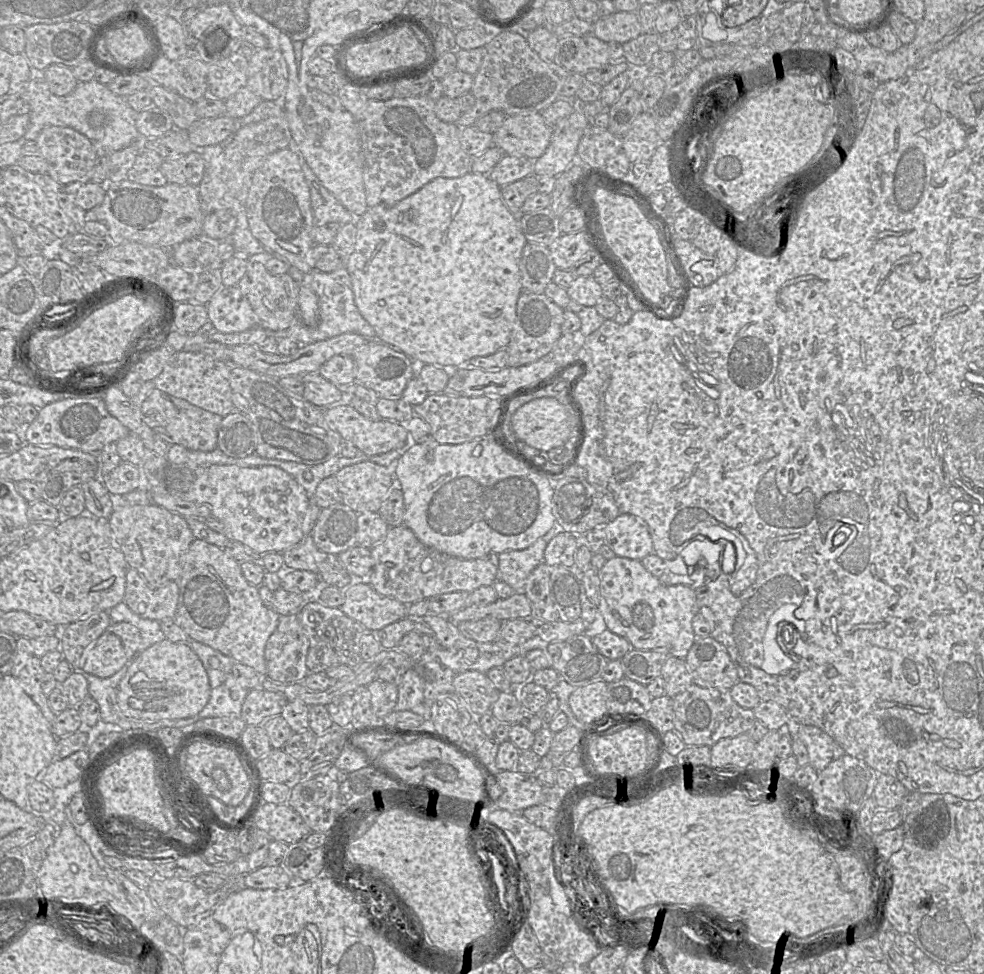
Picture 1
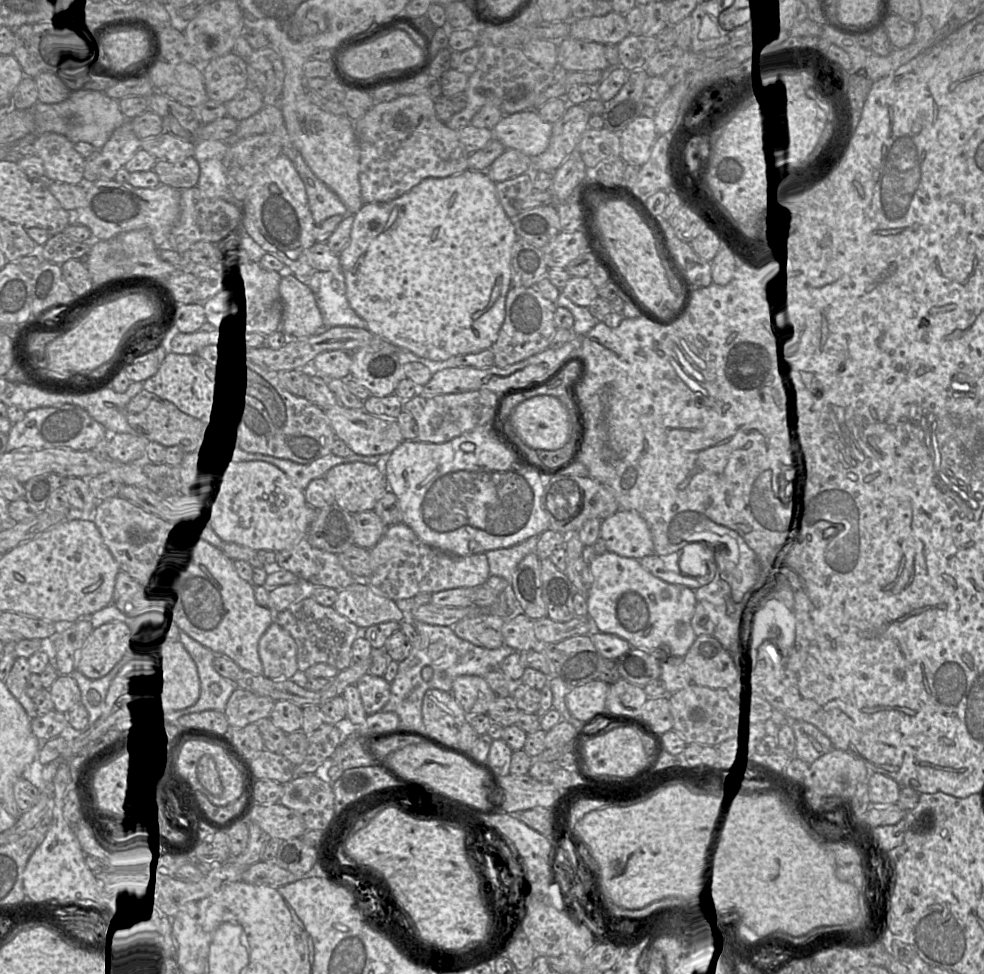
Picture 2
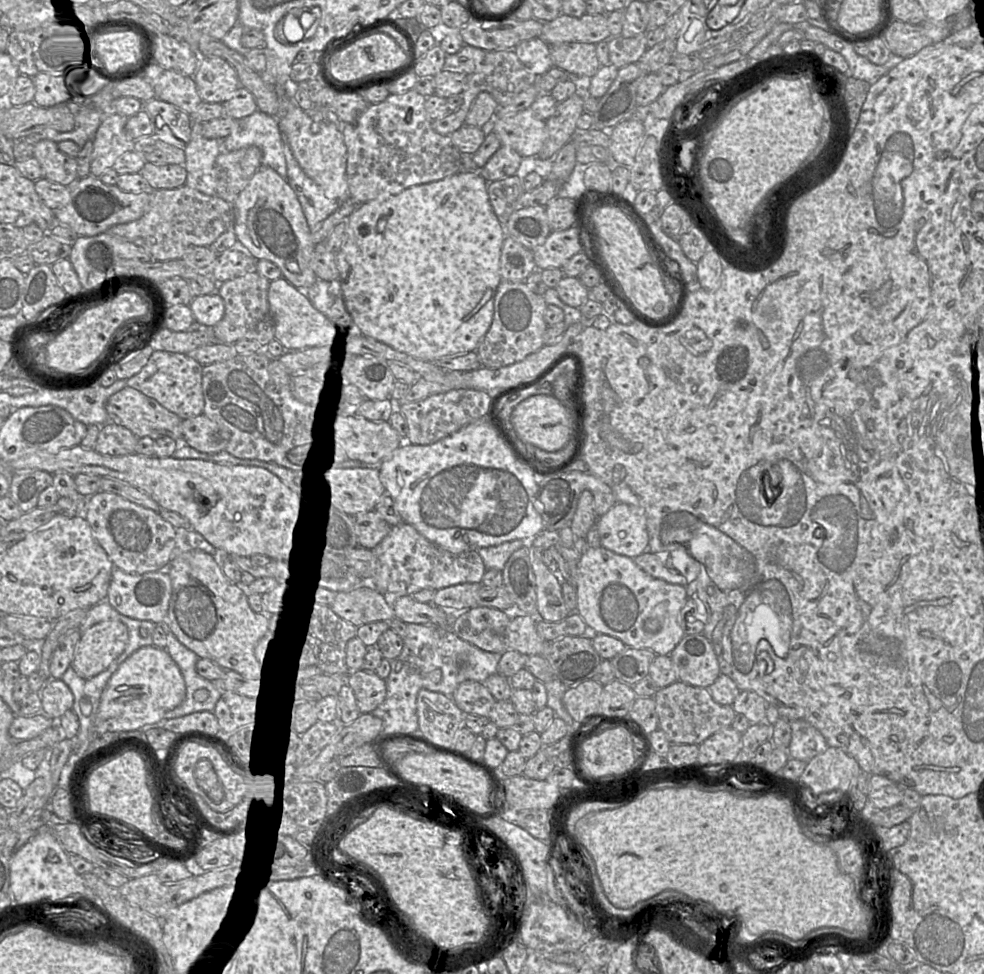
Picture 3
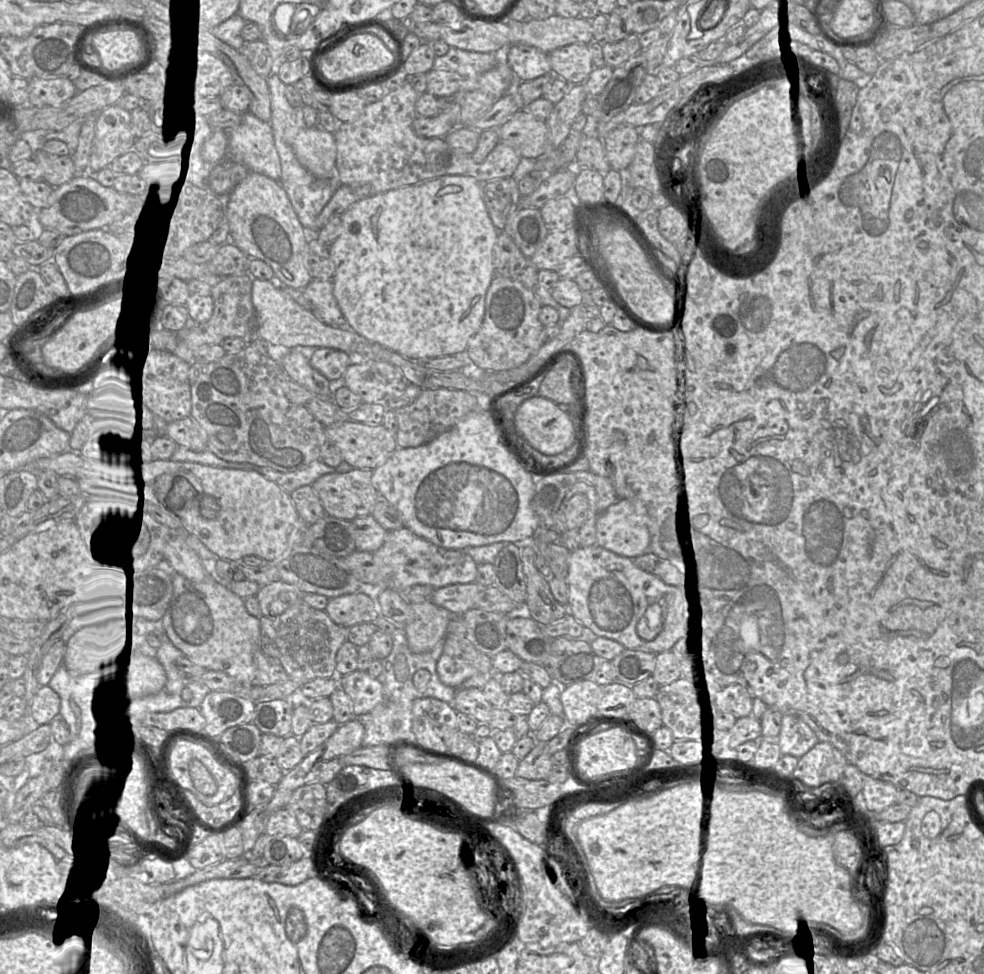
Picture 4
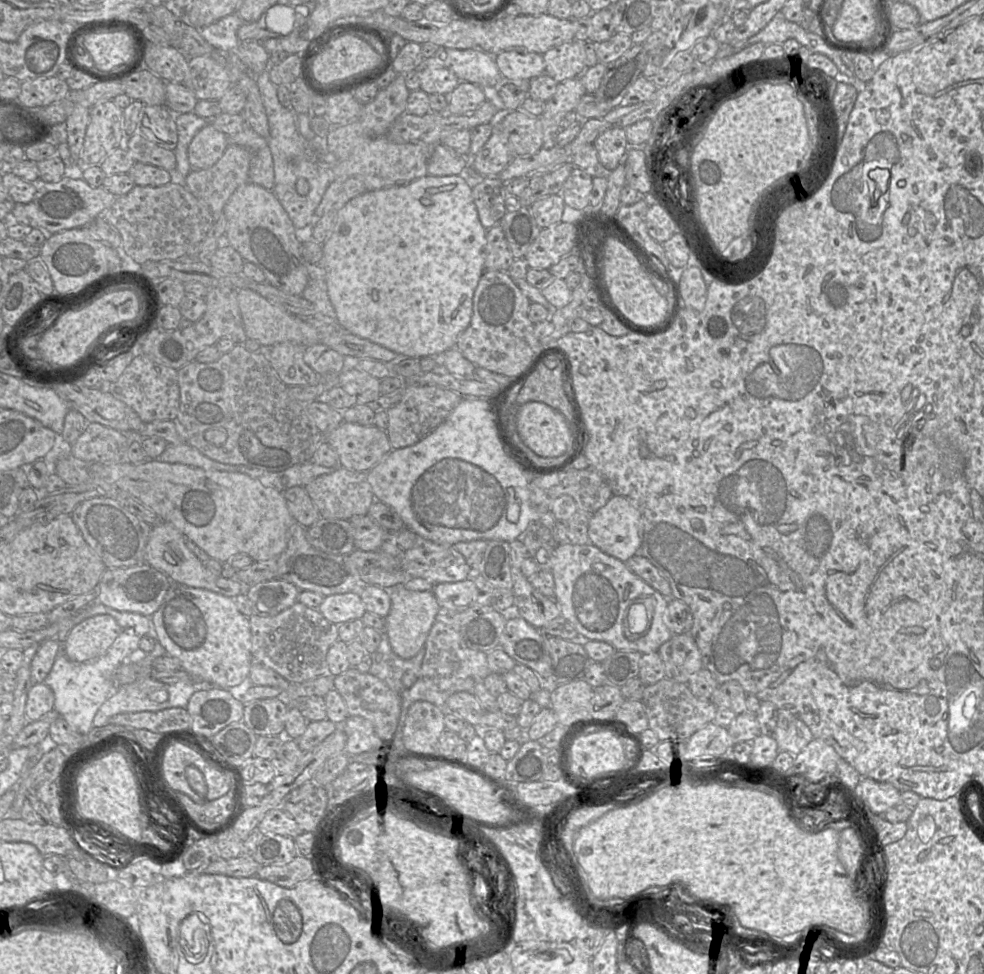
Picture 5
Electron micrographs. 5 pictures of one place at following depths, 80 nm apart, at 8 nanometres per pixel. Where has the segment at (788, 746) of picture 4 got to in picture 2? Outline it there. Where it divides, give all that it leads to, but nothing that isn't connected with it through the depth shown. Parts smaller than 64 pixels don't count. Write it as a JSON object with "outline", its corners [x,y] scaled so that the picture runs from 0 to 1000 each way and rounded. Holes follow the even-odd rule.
{"outline":[[[804,741],[809,760],[807,777],[825,784],[848,769],[843,759],[827,744],[816,741]]]}

